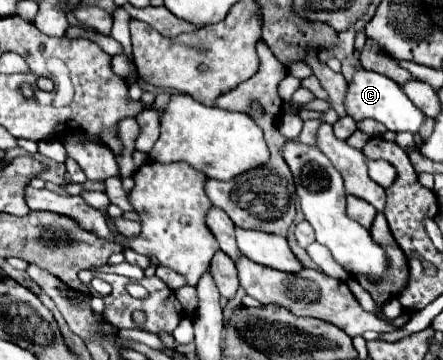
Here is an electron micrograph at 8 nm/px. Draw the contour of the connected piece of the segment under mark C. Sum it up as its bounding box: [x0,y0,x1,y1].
[346,69,426,133]

